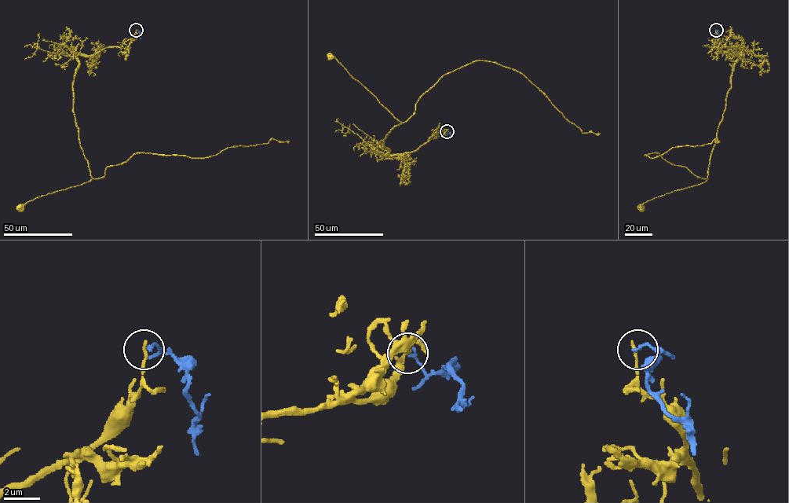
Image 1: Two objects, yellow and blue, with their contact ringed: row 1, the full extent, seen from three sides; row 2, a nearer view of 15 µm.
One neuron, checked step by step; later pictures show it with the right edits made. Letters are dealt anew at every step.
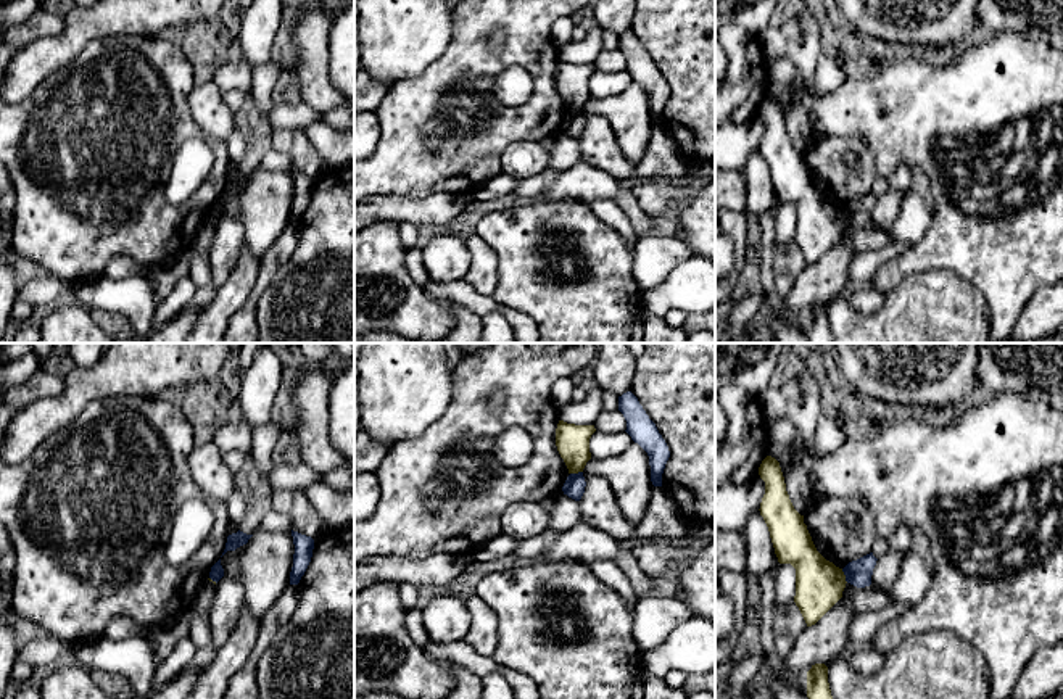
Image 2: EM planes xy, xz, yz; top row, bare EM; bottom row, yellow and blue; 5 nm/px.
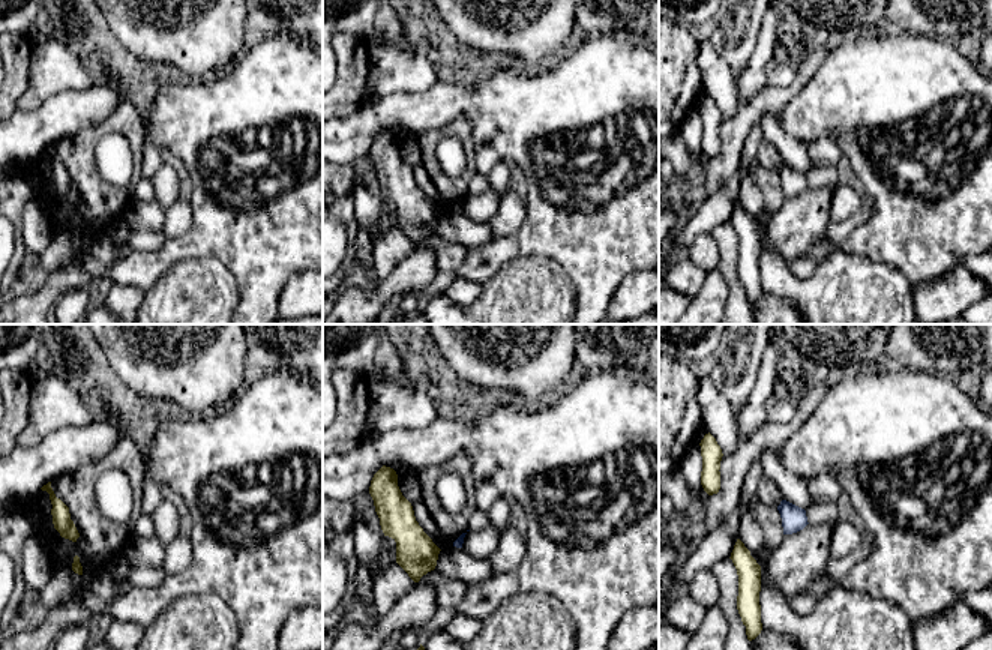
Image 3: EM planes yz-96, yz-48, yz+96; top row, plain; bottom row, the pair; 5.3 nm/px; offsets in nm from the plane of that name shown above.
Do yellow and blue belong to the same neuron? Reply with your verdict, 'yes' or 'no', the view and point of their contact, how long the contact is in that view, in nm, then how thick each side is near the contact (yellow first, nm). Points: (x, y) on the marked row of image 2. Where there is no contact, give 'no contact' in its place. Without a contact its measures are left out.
no | yz (844, 575) | 80 nm | 240/130 nm

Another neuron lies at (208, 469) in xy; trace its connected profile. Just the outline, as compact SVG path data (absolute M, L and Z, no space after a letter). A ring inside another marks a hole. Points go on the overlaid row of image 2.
M211 441L193 446L188 454L188 467L193 482L211 498L227 501L235 490L235 472L232 472L221 449Z

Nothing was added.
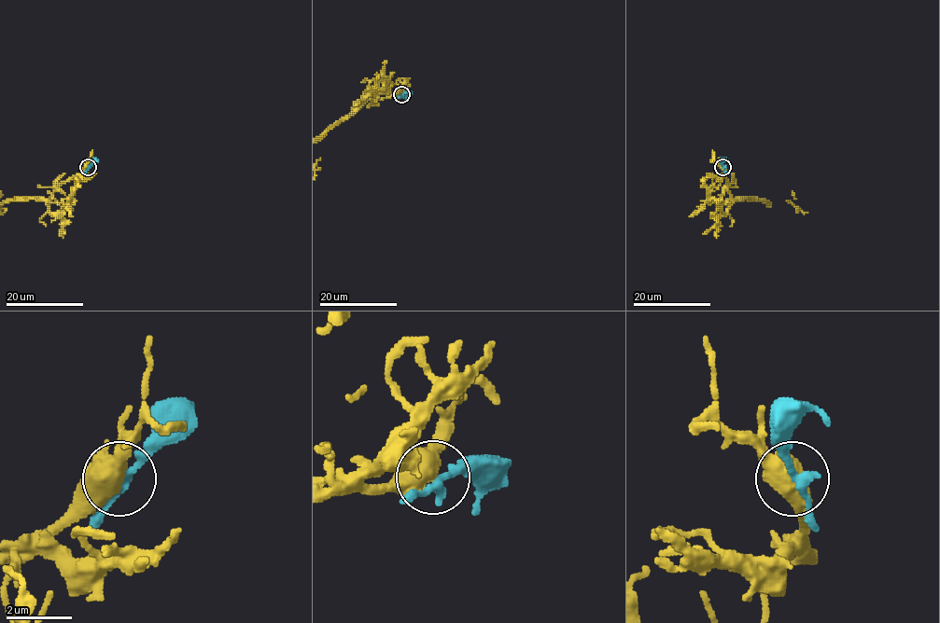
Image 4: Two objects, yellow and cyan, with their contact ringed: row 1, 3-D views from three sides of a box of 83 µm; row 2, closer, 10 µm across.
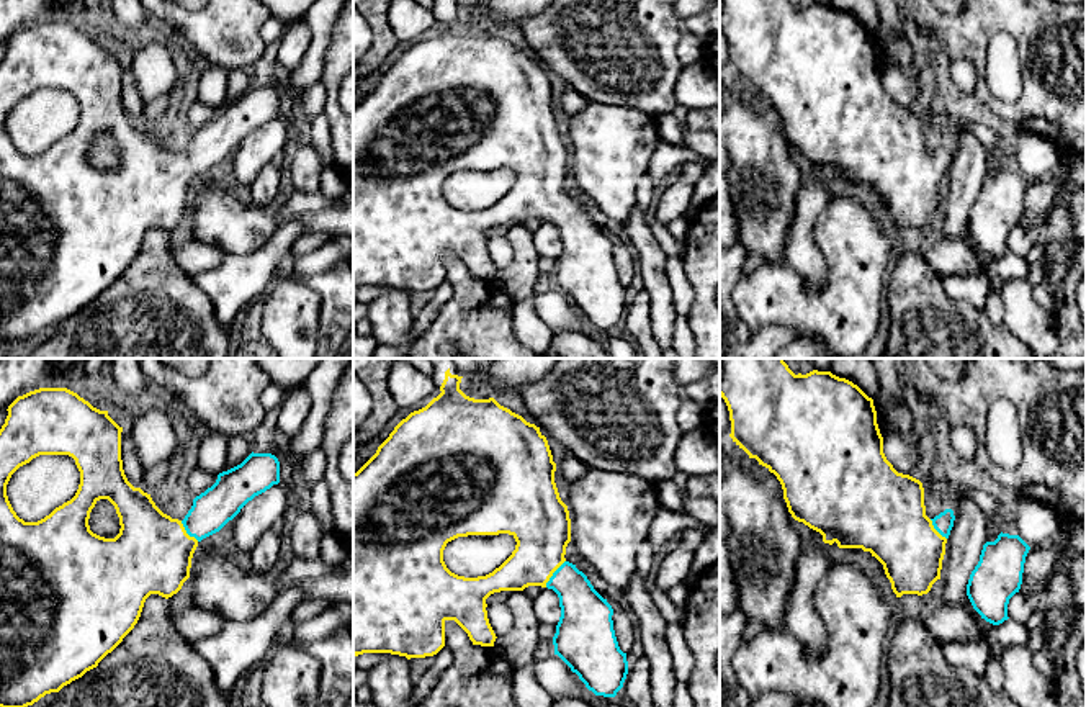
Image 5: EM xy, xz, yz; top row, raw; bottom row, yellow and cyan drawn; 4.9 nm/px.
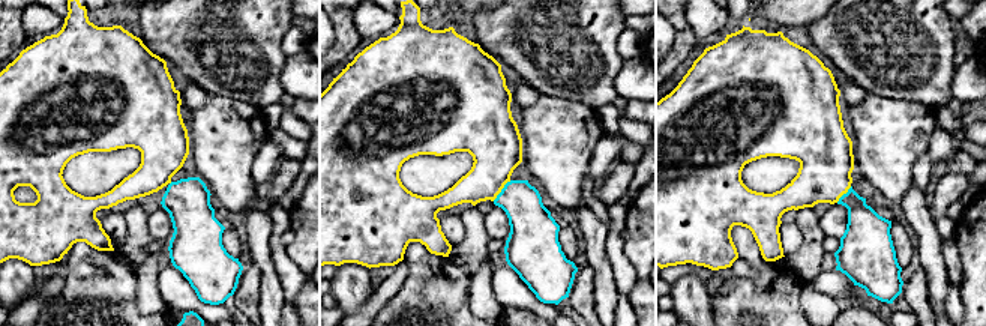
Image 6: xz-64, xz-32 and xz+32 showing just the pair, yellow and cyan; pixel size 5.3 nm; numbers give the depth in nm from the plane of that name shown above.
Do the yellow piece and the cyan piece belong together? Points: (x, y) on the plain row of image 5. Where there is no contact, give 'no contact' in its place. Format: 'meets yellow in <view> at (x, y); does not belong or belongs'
meets yellow in xz at (553, 205); belongs

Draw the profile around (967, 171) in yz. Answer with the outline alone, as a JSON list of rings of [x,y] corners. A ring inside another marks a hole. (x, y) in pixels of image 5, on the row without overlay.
[[[960,133],[954,139],[954,160],[945,177],[940,214],[944,239],[963,237],[972,205],[986,177],[988,151],[972,134]]]

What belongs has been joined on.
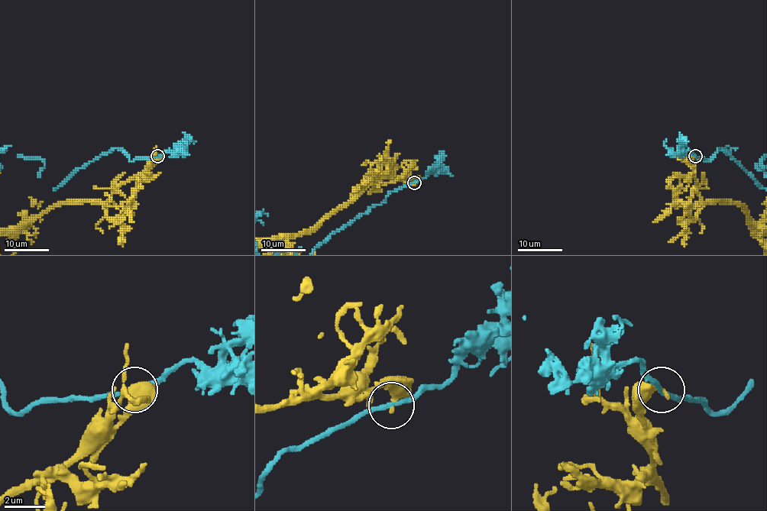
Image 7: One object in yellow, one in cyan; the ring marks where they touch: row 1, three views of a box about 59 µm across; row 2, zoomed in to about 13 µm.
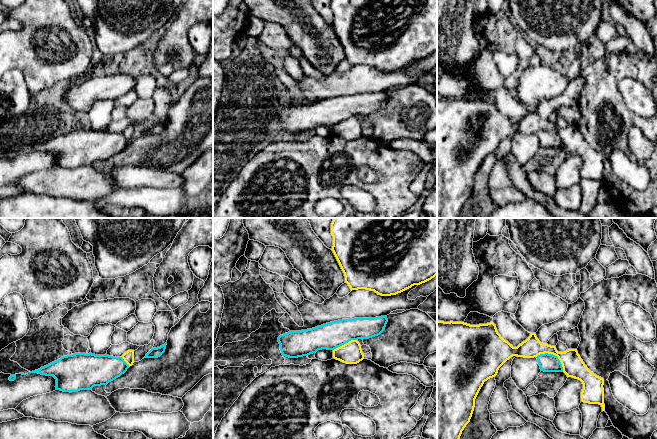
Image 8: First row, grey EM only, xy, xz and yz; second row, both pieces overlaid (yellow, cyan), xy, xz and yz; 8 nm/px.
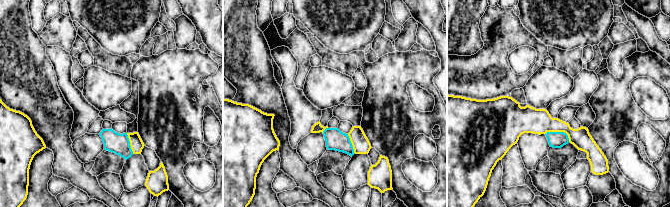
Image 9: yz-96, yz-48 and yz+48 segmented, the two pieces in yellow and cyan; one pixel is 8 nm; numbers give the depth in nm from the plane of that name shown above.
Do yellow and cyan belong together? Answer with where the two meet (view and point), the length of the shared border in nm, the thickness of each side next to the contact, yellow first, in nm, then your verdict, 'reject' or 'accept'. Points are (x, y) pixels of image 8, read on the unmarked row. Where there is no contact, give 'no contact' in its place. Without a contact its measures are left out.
yz (554, 130) | 260 nm | 180/140 nm | reject

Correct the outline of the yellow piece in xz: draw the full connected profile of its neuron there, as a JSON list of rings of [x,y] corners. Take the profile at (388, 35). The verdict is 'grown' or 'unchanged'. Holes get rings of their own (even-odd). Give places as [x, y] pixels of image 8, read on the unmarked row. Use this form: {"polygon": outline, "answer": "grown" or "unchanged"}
{"polygon": [[[331,0],[331,10],[331,26],[351,67],[366,65],[381,72],[391,72],[437,51],[437,0]]], "answer": "unchanged"}

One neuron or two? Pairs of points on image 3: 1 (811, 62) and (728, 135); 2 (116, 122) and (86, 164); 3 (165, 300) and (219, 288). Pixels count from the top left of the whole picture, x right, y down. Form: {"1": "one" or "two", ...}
{"1": "one", "2": "one", "3": "one"}

